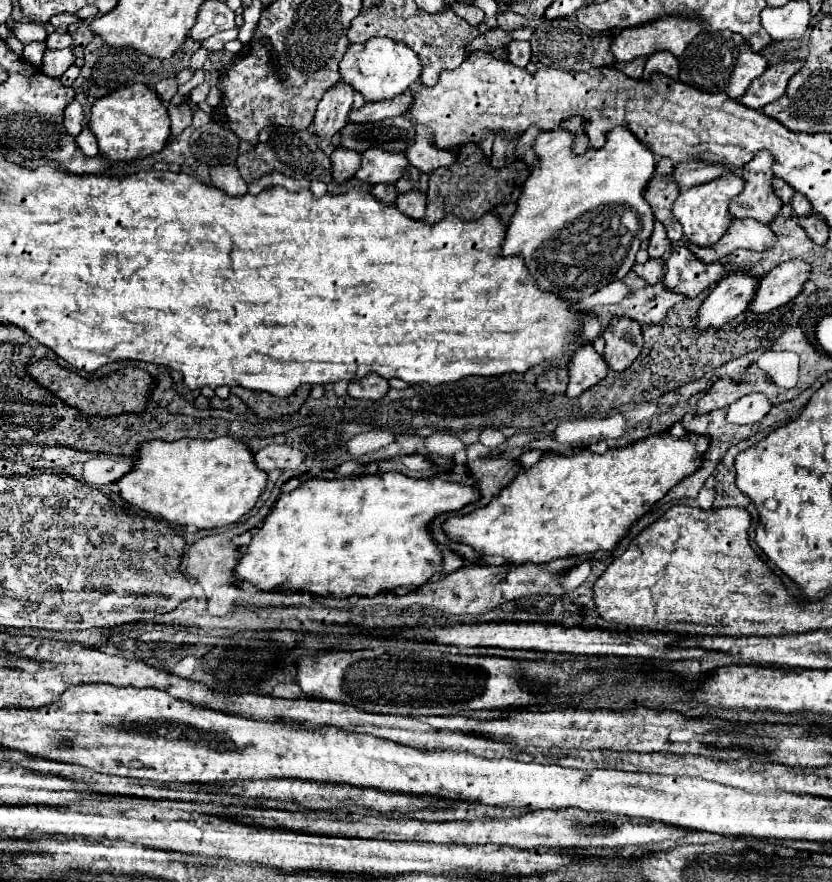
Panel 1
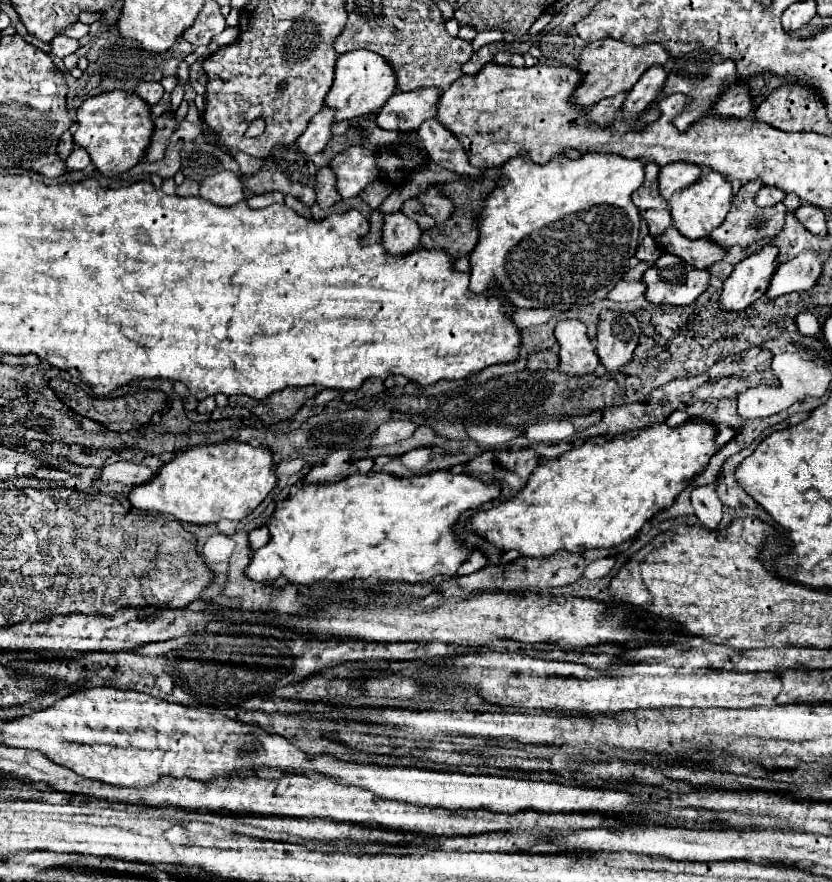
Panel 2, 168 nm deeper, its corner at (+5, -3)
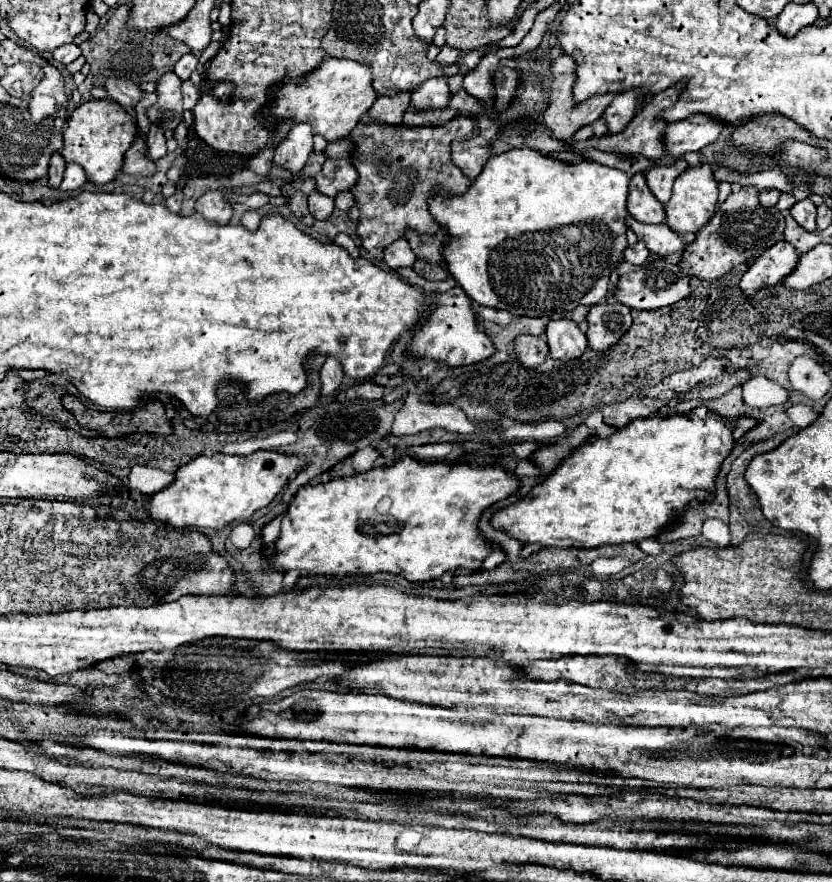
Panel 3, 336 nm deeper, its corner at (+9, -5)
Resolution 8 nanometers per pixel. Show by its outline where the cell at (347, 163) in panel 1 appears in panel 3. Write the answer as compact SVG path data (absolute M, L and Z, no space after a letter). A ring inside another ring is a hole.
M312 191L308 197L308 209L316 219L326 219L334 211L334 199L320 195L320 191Z

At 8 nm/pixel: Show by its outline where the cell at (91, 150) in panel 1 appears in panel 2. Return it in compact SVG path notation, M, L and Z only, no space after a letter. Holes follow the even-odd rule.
M74 147L72 155L66 159L66 169L68 171L82 171L84 167L90 165L90 157L86 153L86 149L82 147Z

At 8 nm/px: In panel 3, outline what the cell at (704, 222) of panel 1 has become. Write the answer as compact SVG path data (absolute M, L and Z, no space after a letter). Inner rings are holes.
M698 165L698 167L688 167L684 175L680 175L674 181L674 191L670 201L666 203L666 225L674 233L698 233L716 213L716 203L718 203L718 183L712 175L710 165Z

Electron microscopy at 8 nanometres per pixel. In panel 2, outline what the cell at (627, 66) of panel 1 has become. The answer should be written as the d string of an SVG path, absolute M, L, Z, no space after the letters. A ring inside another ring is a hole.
M620 93L616 97L604 99L598 105L594 105L588 113L590 113L590 123L594 125L610 125L610 121L616 119L618 111L622 109L622 101L626 99L626 93Z

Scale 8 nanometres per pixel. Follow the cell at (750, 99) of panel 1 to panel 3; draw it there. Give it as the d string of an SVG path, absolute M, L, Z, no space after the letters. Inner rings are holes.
M690 115L688 119L668 123L666 127L666 155L678 157L688 151L700 151L714 143L722 131L722 123L712 115Z

